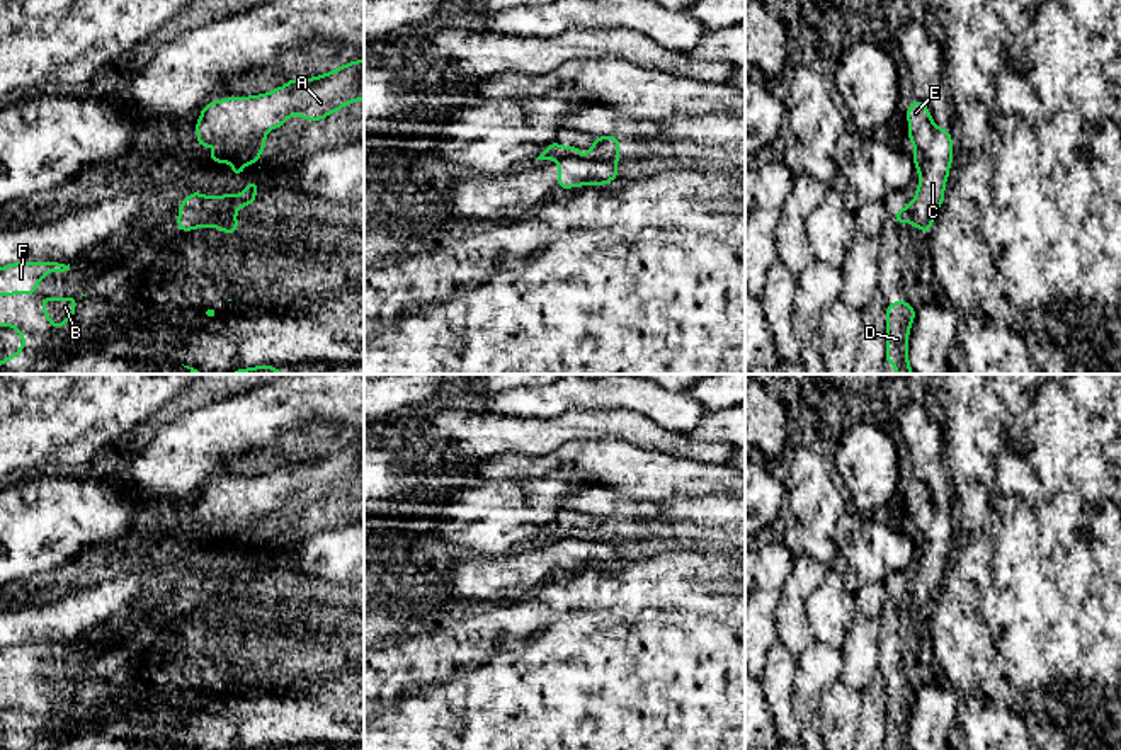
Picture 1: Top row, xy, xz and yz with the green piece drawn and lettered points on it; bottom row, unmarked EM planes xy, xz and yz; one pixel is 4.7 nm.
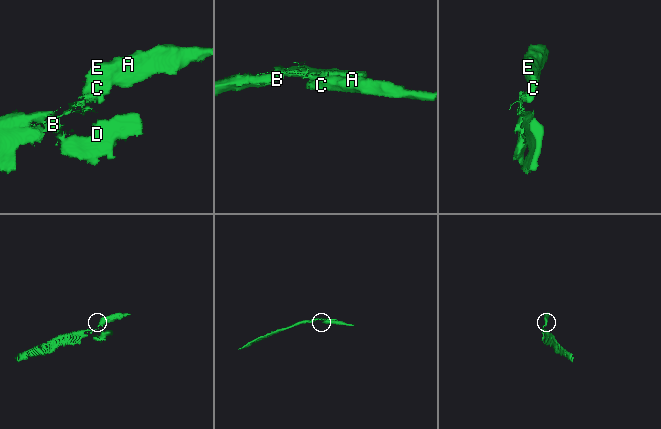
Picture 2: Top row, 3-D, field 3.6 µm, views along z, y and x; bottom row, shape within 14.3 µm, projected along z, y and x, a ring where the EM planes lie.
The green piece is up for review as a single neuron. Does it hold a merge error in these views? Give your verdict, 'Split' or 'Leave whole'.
Split

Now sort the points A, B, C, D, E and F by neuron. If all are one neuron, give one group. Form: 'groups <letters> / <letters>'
groups A C E / B D F

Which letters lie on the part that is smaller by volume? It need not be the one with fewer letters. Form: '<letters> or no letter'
A, C, E

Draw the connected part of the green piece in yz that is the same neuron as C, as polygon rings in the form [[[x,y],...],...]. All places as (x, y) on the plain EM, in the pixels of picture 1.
[[[920,481],[910,483],[907,500],[910,507],[907,519],[915,527],[913,543],[915,551],[920,554],[910,588],[913,607],[919,607],[925,616],[934,605],[932,597],[944,582],[944,566],[953,543],[953,522],[949,512],[934,505],[927,486]]]

